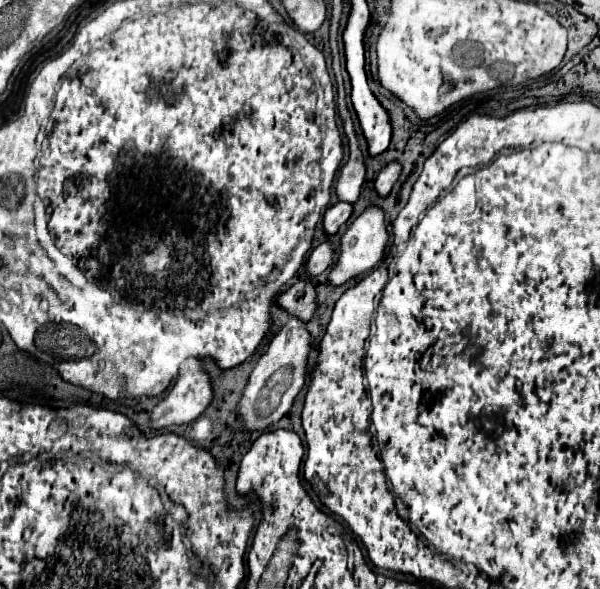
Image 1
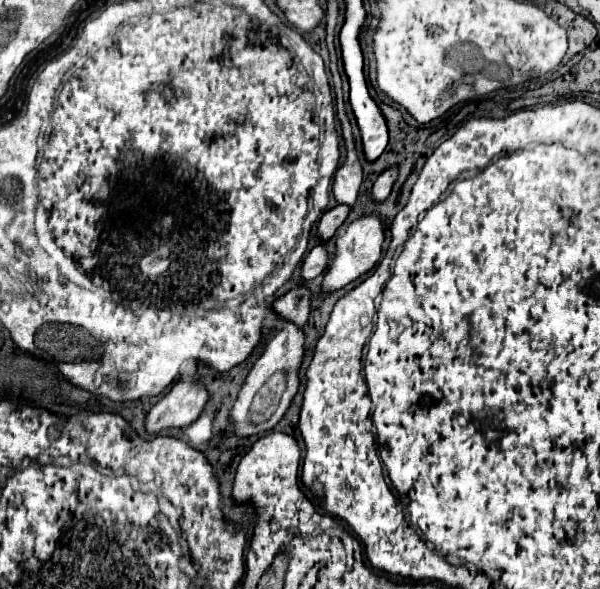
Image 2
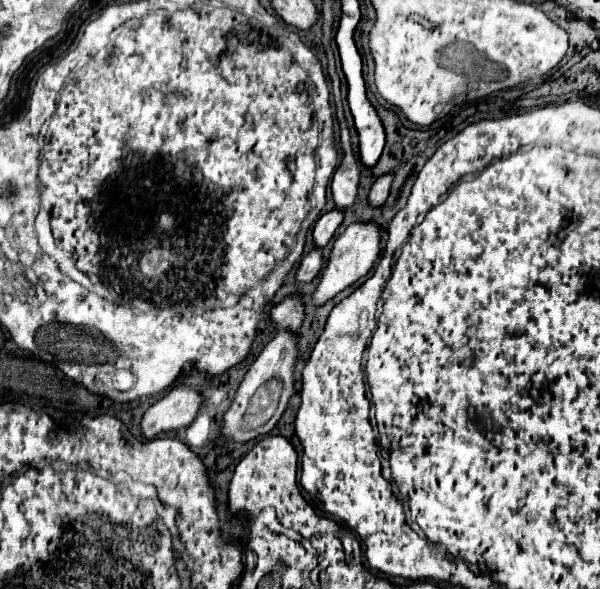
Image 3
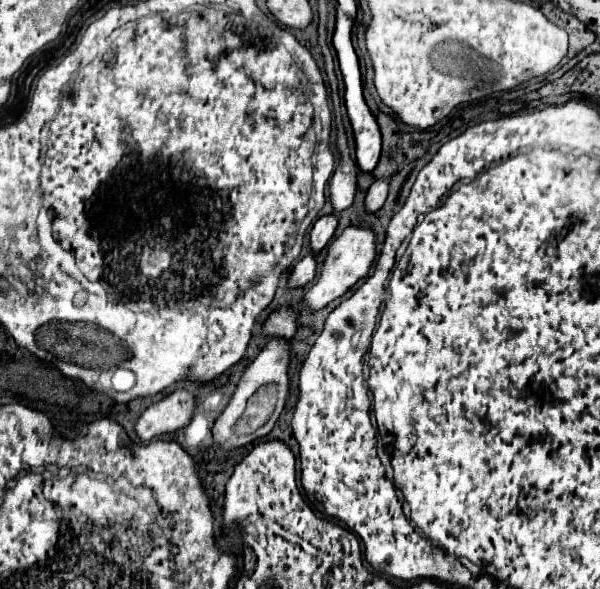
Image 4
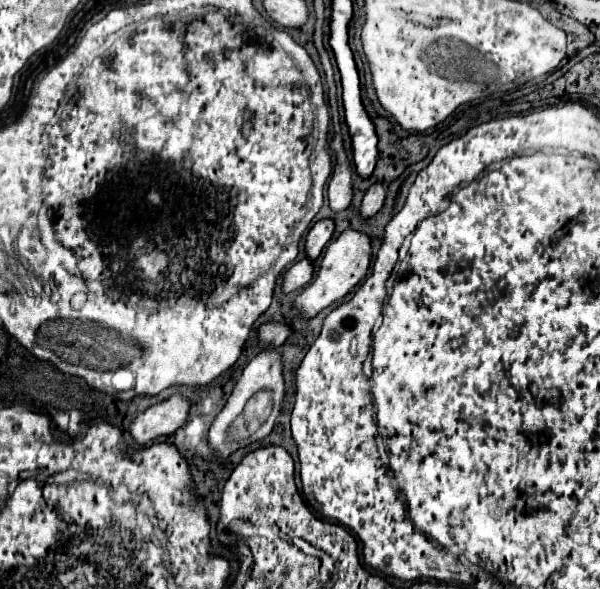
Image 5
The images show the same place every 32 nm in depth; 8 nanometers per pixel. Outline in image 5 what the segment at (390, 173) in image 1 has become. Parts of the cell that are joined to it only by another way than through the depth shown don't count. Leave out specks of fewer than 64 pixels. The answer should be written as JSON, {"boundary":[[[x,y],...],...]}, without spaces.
{"boundary":[[[380,182],[374,184],[374,186],[370,186],[370,190],[364,194],[362,204],[358,208],[360,218],[372,218],[382,208],[384,198],[386,198],[386,188]]]}

